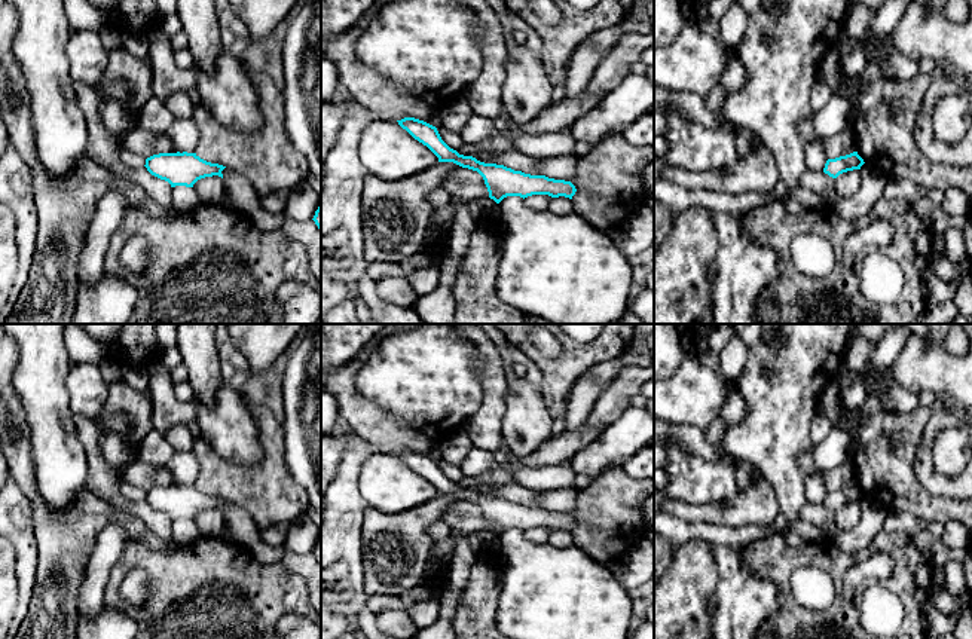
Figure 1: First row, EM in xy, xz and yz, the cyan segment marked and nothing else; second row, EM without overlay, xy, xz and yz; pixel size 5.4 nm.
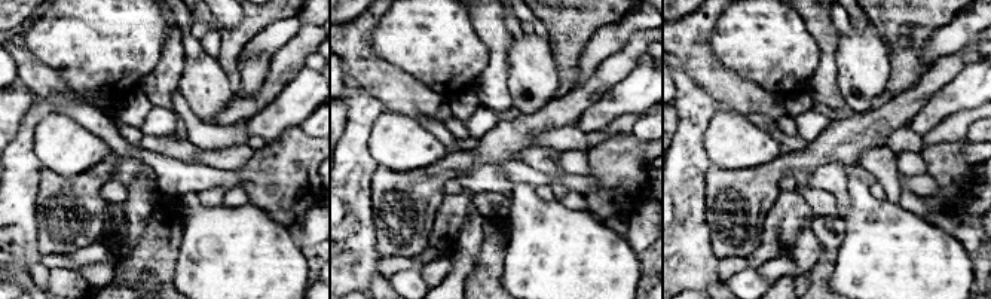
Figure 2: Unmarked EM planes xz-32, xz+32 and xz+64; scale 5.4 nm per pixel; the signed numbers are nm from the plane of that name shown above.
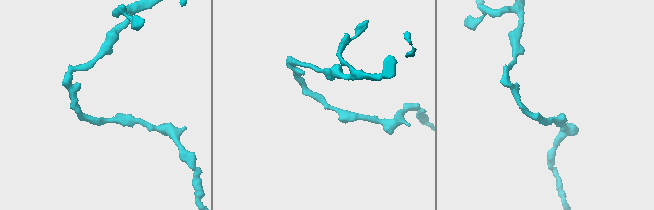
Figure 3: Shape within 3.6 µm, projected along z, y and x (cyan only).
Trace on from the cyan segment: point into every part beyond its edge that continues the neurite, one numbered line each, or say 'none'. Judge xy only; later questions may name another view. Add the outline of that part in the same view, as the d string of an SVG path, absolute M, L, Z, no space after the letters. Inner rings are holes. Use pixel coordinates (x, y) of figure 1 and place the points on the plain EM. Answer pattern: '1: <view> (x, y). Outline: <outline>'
none

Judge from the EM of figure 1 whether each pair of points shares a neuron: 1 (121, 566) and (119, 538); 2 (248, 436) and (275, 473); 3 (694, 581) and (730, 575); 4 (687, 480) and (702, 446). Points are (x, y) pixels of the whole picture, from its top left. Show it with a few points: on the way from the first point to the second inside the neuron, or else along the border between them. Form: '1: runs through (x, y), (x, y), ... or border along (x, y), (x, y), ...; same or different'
1: border along (128, 540), (106, 586); different
2: border along (256, 421), (262, 459), (251, 465), (229, 462); different
3: border along (714, 544), (718, 584), (715, 605), (711, 611); different
4: border along (669, 440), (702, 458), (715, 459), (718, 456); different

